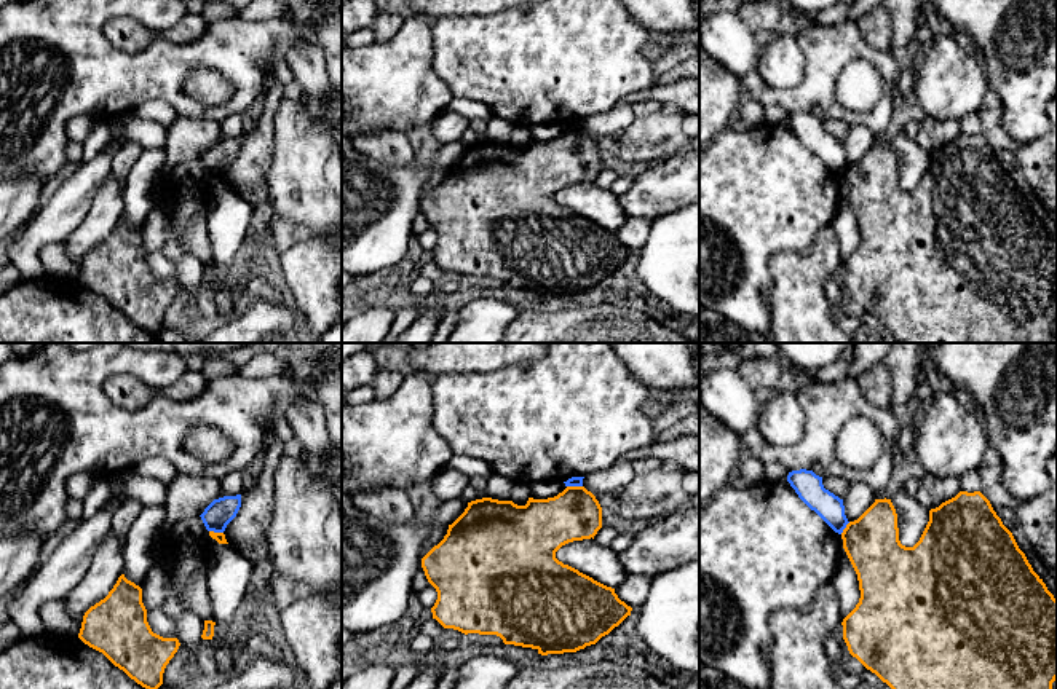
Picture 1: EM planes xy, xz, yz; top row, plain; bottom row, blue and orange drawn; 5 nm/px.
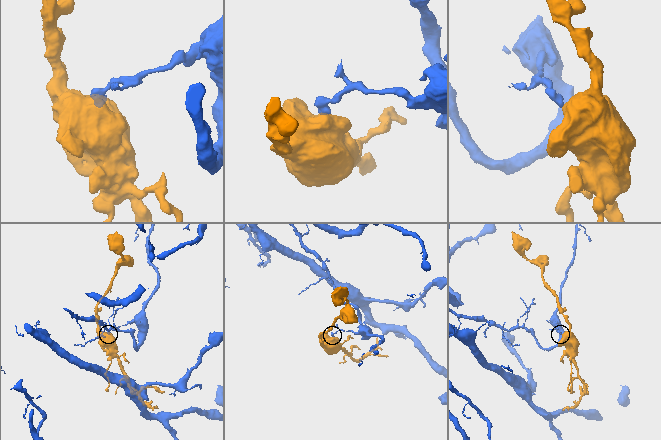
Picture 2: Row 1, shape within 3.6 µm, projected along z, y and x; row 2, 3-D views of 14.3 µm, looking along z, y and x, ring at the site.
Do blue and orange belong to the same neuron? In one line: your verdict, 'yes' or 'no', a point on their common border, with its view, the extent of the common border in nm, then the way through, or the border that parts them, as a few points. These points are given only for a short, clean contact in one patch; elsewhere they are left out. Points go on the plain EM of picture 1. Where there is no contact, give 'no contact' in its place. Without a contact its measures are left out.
no; contact xz (575, 128); length 80 nm; border xz (567, 128), (581, 129)

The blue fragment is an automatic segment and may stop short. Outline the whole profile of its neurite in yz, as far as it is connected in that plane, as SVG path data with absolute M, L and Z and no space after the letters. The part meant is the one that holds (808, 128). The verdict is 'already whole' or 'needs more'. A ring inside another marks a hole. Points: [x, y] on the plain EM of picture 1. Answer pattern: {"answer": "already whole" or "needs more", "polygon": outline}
{"answer": "already whole", "polygon": "M800 112L789 115L787 124L798 140L835 175L843 175L849 166L845 158L843 142L824 131L822 120L816 118L813 113Z"}

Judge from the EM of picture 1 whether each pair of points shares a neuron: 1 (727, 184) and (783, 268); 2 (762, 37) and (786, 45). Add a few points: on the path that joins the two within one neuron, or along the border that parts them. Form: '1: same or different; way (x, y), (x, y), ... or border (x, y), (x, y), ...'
1: different; border (810, 244), (771, 255), (771, 291)
2: different; border (775, 34), (762, 51)

